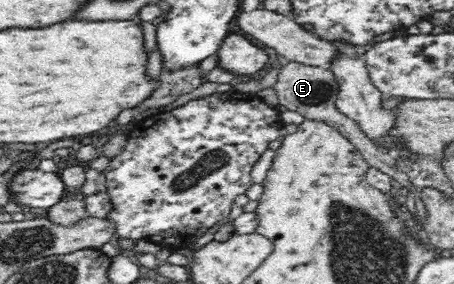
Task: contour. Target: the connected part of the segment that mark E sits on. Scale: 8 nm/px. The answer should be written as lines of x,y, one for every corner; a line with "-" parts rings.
289,62
279,69
276,83
271,88
278,98
278,104
285,106
288,111
297,112
304,119
324,122
331,128
340,131
342,136
346,137
361,152
370,167
385,172
388,176
400,182
401,186
406,186
409,190
413,190
416,193
416,197
419,197
419,188
414,187
410,183
408,175
400,171
398,165
394,163
394,154
374,145
372,139
366,136
366,133
354,121
338,112
334,104
338,94
338,83
328,66
308,66
307,64

